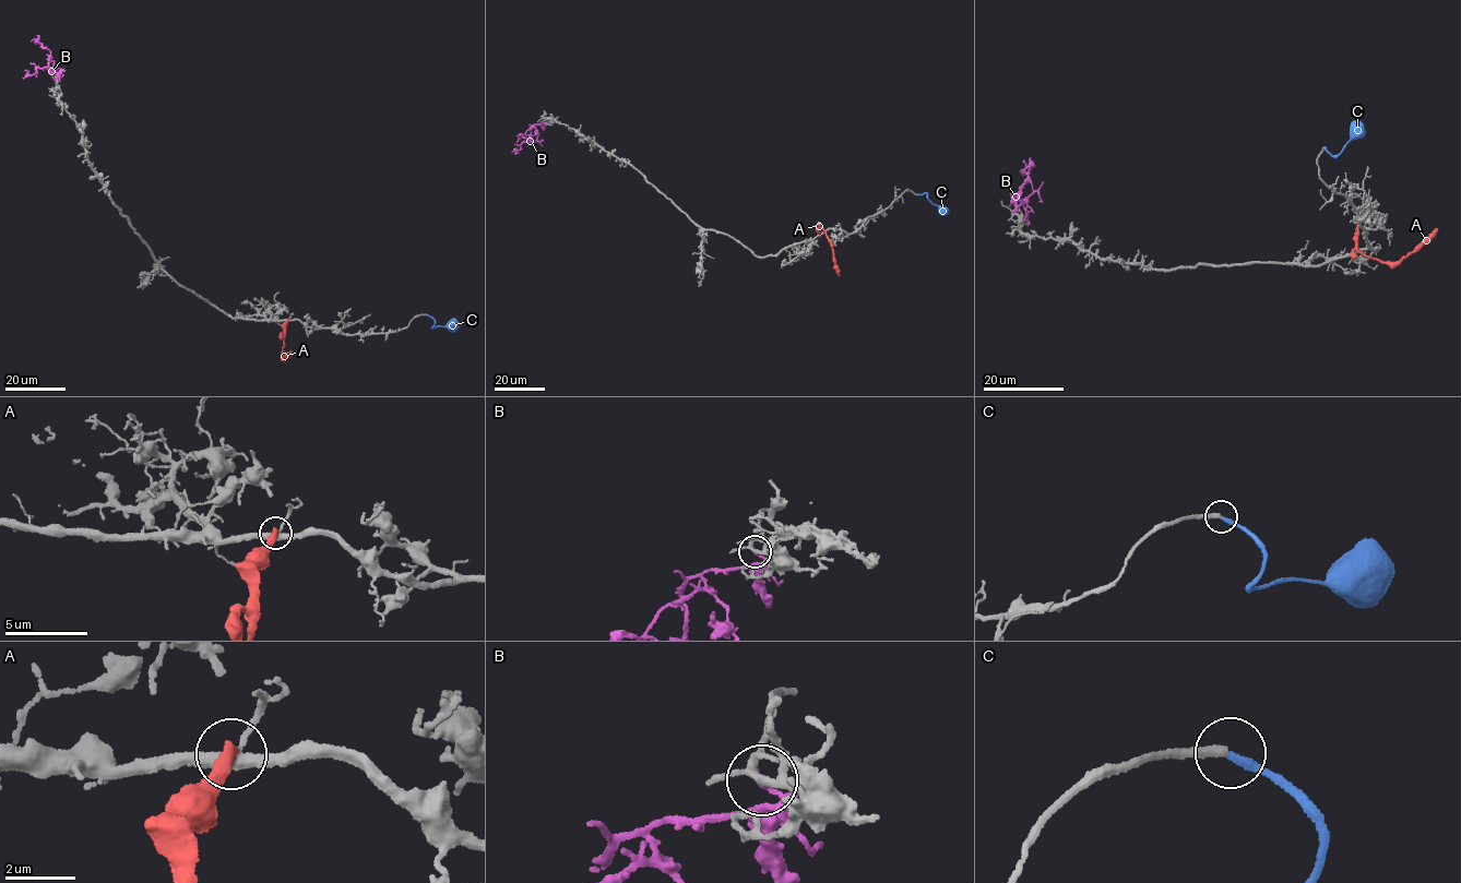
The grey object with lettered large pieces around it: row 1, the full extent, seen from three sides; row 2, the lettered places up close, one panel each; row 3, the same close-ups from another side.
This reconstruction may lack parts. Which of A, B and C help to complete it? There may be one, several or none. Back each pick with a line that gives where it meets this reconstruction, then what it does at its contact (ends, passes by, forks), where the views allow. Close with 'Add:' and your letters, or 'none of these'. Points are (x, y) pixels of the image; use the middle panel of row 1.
C: (918, 194) | it ends
Add: C

